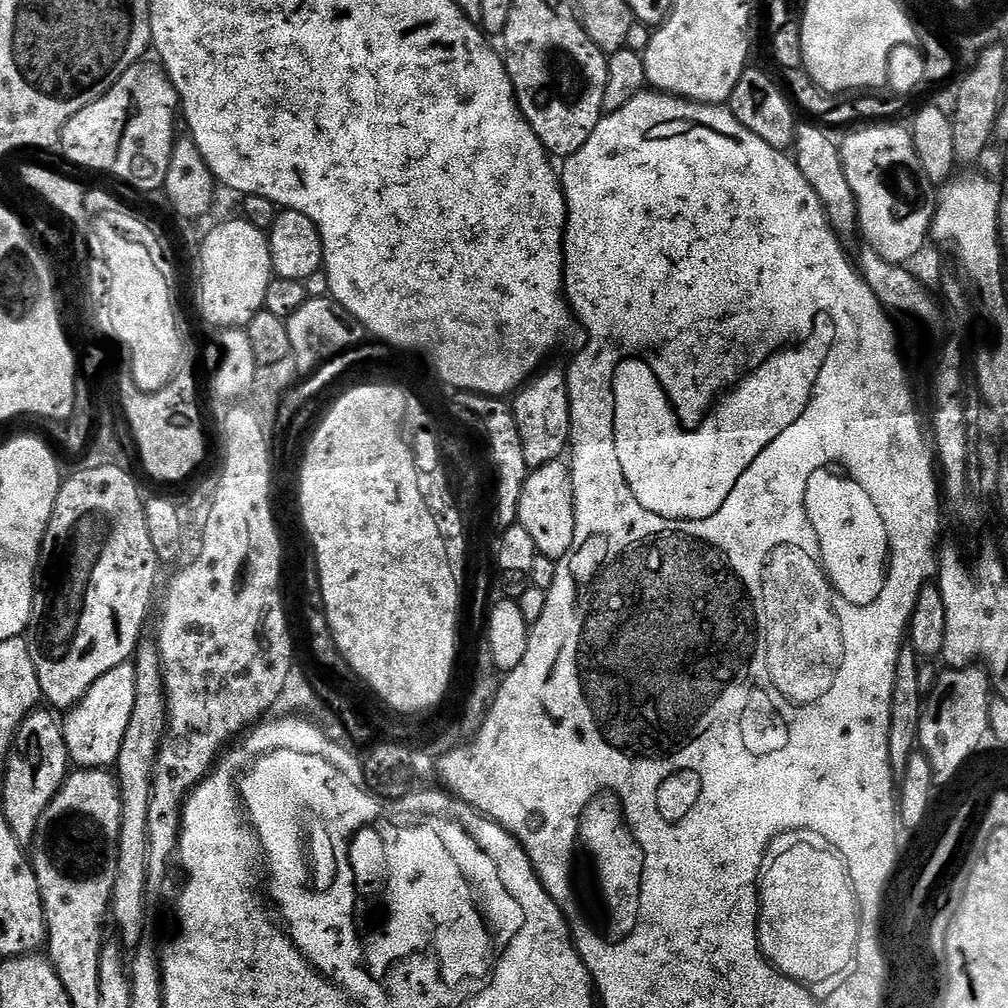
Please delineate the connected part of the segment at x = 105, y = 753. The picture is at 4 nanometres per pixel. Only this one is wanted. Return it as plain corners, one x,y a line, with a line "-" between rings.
129,662
114,666
63,717
64,737
68,747
68,759
80,768
103,768
115,765
122,750
122,738
130,726
130,714
134,712
136,697
136,665

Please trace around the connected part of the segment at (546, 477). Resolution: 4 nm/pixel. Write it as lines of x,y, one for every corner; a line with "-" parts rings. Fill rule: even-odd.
556,459
529,471
518,506
518,522
529,532
539,555
558,562
568,553
574,542
576,511
572,469
563,459

